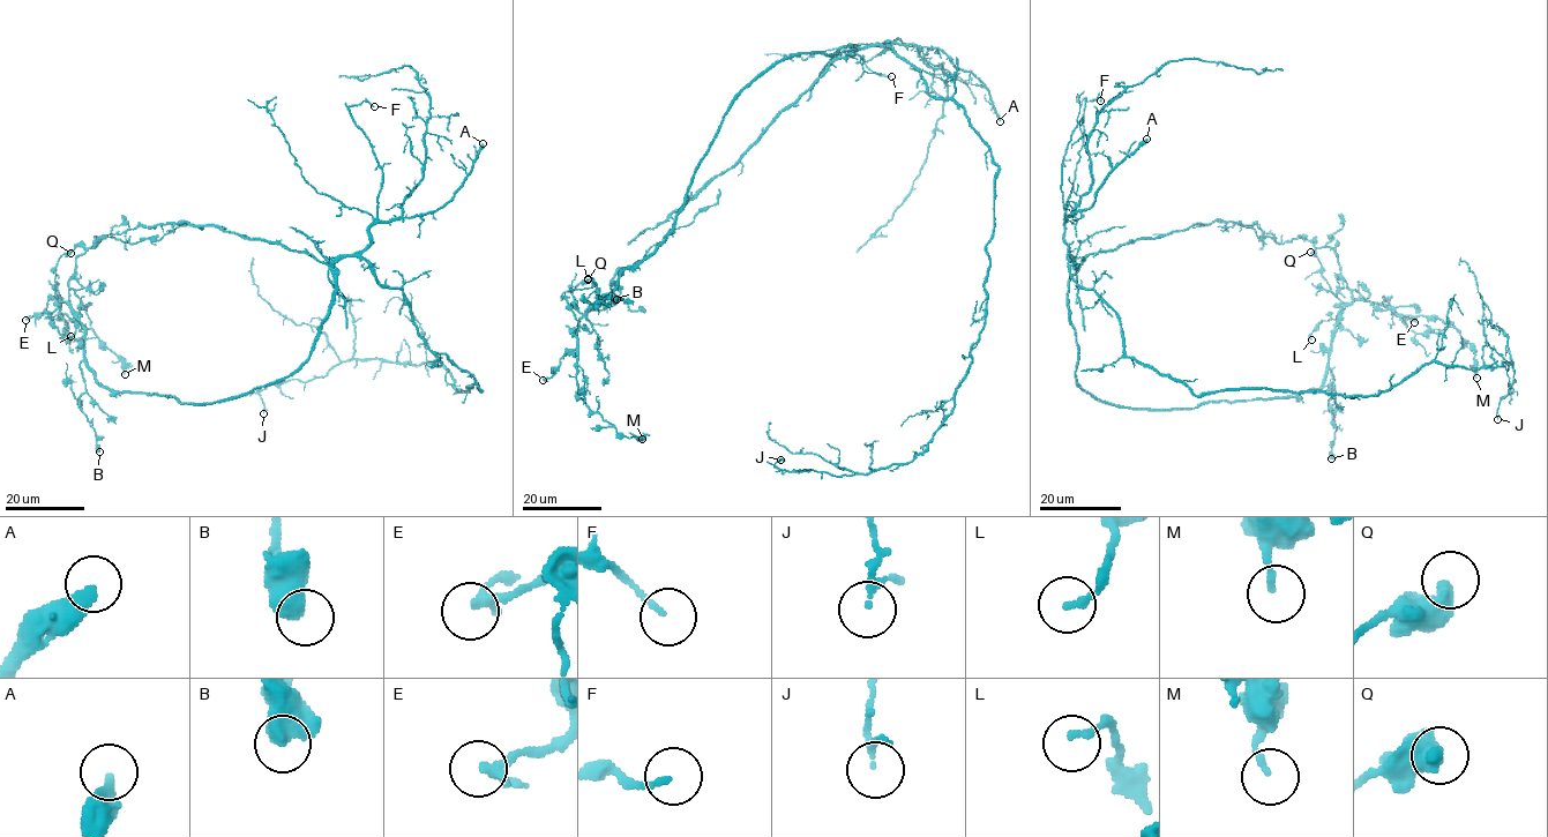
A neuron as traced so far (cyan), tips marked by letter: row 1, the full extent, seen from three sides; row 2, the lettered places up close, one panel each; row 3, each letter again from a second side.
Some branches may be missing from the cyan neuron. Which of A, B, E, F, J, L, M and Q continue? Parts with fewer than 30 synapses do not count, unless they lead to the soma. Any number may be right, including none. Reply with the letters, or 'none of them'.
A

